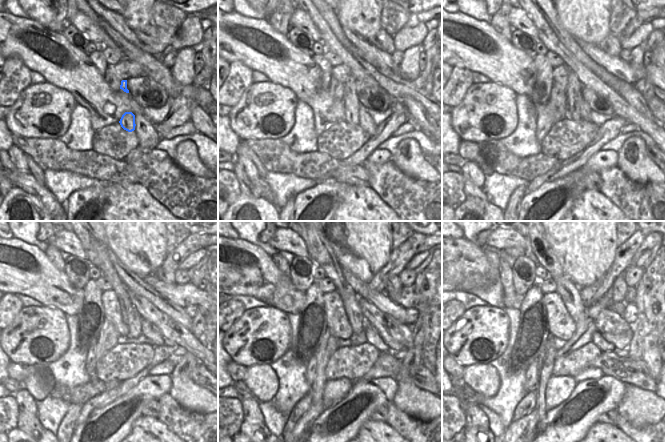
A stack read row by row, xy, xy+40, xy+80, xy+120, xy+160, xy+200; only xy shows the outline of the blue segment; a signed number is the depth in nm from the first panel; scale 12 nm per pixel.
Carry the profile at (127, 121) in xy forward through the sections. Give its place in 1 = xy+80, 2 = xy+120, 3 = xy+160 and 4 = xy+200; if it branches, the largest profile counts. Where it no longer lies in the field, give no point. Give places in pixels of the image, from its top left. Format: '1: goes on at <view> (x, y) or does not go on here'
1: goes on at xy+80 (574, 98)
2: goes on at xy+120 (97, 251)
3: goes on at xy+160 (318, 247)
4: goes on at xy+200 (542, 250)

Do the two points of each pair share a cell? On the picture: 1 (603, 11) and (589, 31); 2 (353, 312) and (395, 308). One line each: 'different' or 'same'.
1: same
2: different

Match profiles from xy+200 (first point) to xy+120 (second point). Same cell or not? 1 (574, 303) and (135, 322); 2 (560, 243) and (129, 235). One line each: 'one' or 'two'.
1: one
2: one

